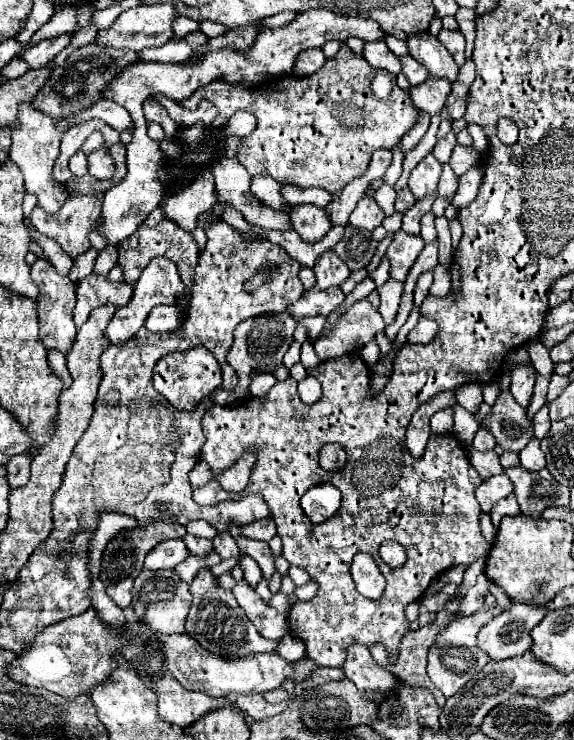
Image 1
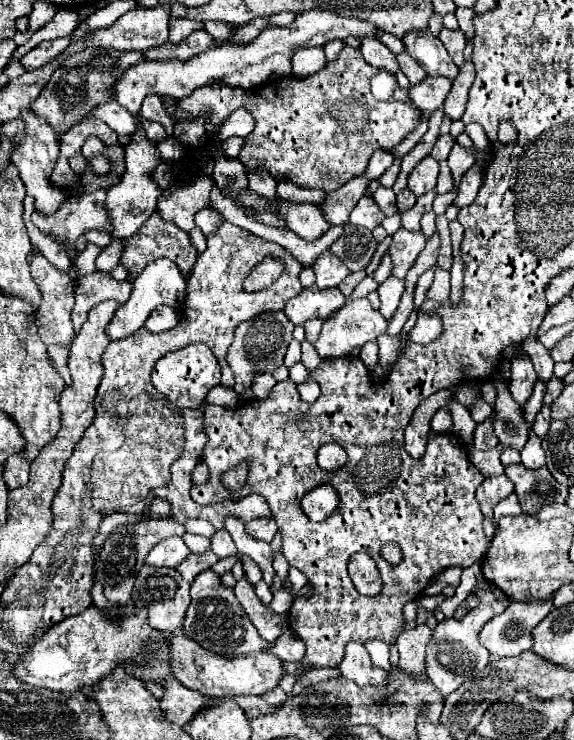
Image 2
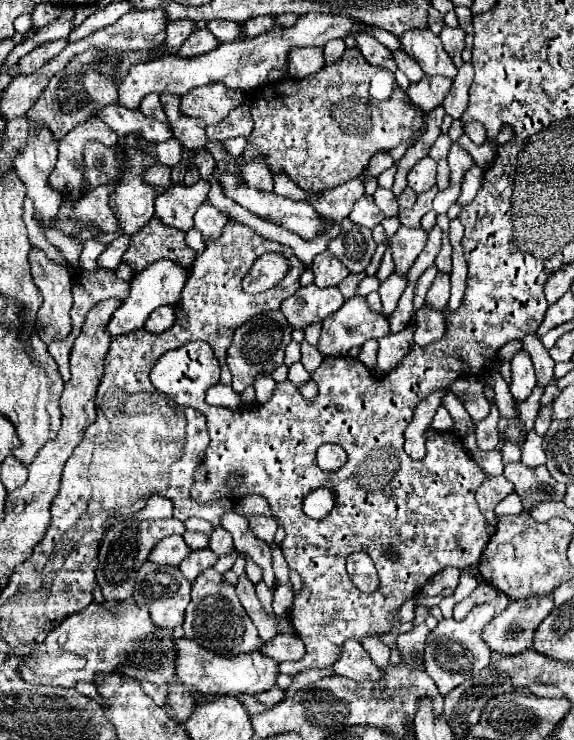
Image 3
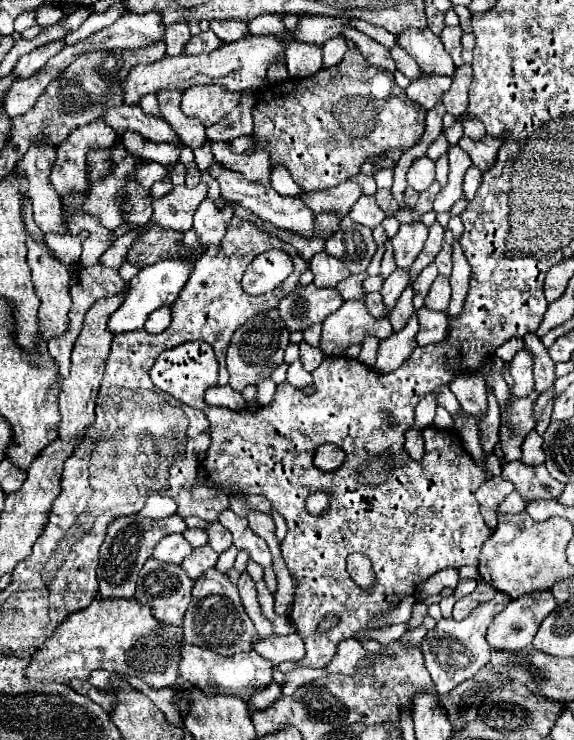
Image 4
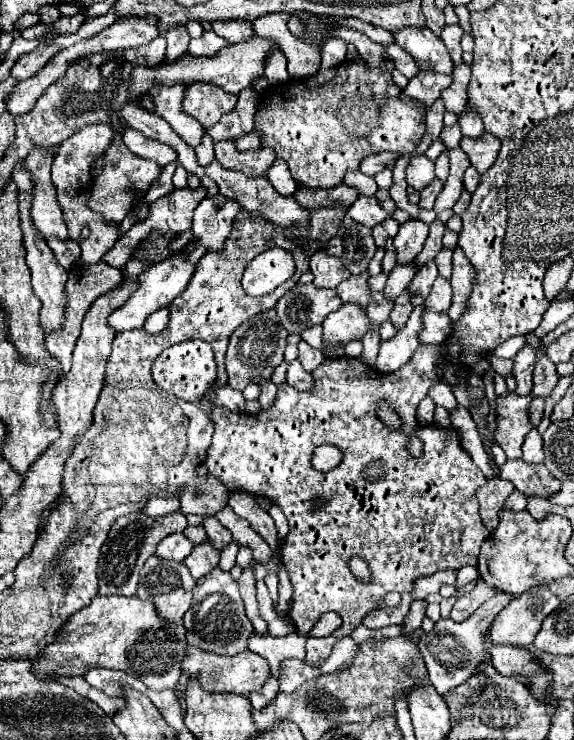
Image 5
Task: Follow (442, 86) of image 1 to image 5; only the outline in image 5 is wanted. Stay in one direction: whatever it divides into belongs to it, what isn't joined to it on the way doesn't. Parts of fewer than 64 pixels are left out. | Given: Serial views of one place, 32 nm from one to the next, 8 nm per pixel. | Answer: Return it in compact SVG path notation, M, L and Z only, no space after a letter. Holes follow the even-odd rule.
M420 70L414 78L410 78L408 86L404 88L404 94L422 102L424 106L432 106L434 100L440 98L440 92L450 86L450 82L450 74Z

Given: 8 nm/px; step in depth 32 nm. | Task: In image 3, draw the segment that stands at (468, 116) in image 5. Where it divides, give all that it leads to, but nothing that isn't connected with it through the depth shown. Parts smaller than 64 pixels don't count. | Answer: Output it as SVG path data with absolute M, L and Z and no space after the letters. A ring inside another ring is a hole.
M468 122L468 124L464 124L464 134L468 134L478 144L482 140L486 140L486 130L484 130L484 126L480 122Z

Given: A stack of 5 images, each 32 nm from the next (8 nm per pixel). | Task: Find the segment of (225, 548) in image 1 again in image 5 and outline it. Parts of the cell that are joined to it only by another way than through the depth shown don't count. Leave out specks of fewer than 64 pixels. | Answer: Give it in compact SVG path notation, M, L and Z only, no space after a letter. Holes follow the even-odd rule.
M204 518L204 530L216 548L224 548L232 540L232 534L216 518Z

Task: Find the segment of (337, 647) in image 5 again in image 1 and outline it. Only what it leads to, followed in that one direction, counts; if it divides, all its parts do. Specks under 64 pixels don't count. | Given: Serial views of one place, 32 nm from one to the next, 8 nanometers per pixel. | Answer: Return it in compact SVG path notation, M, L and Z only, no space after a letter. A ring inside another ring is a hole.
M350 644L346 650L346 660L342 664L344 676L352 680L360 690L386 692L396 684L396 676L378 666L368 648L362 644Z

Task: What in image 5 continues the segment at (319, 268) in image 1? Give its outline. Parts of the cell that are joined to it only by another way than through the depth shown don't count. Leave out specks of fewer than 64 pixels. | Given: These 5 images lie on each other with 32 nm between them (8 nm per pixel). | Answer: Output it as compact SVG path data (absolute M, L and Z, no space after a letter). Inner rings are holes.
M320 250L310 260L310 272L314 274L314 286L316 288L336 288L340 282L344 282L350 272L344 268L344 264L330 256L326 250Z

